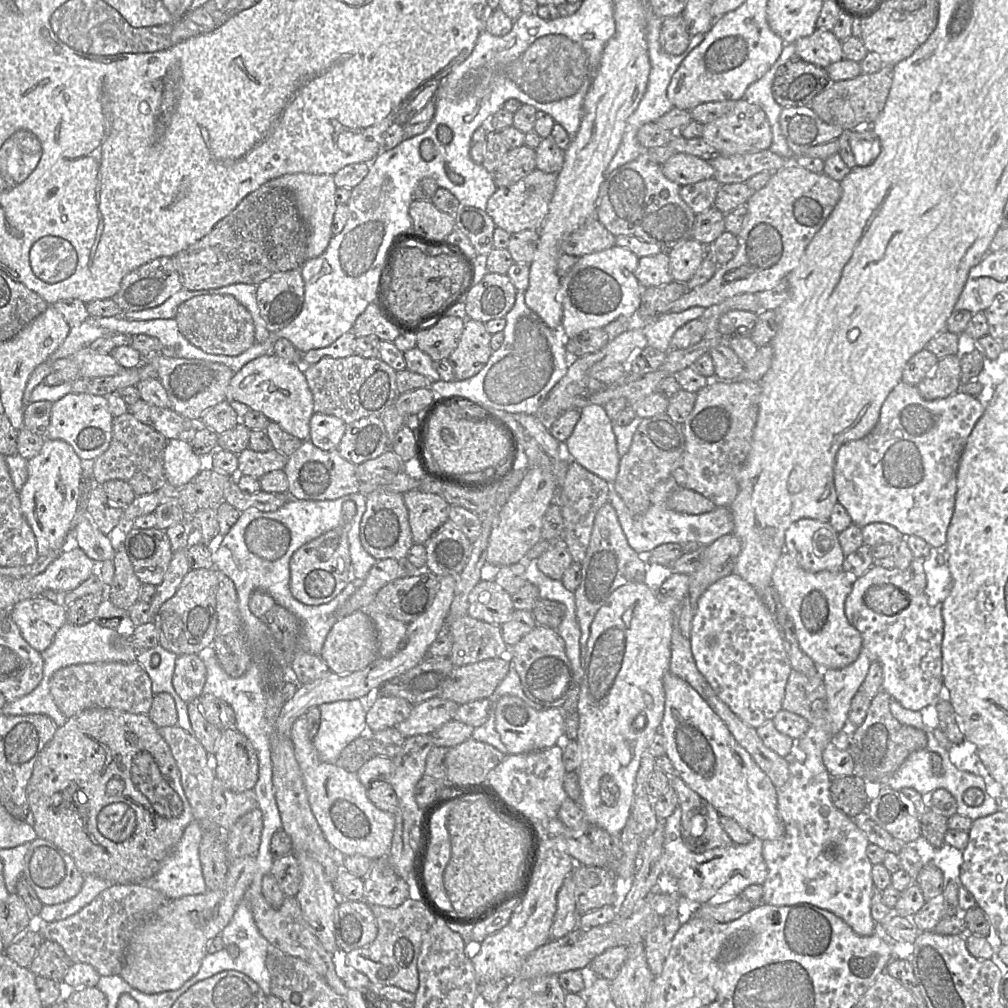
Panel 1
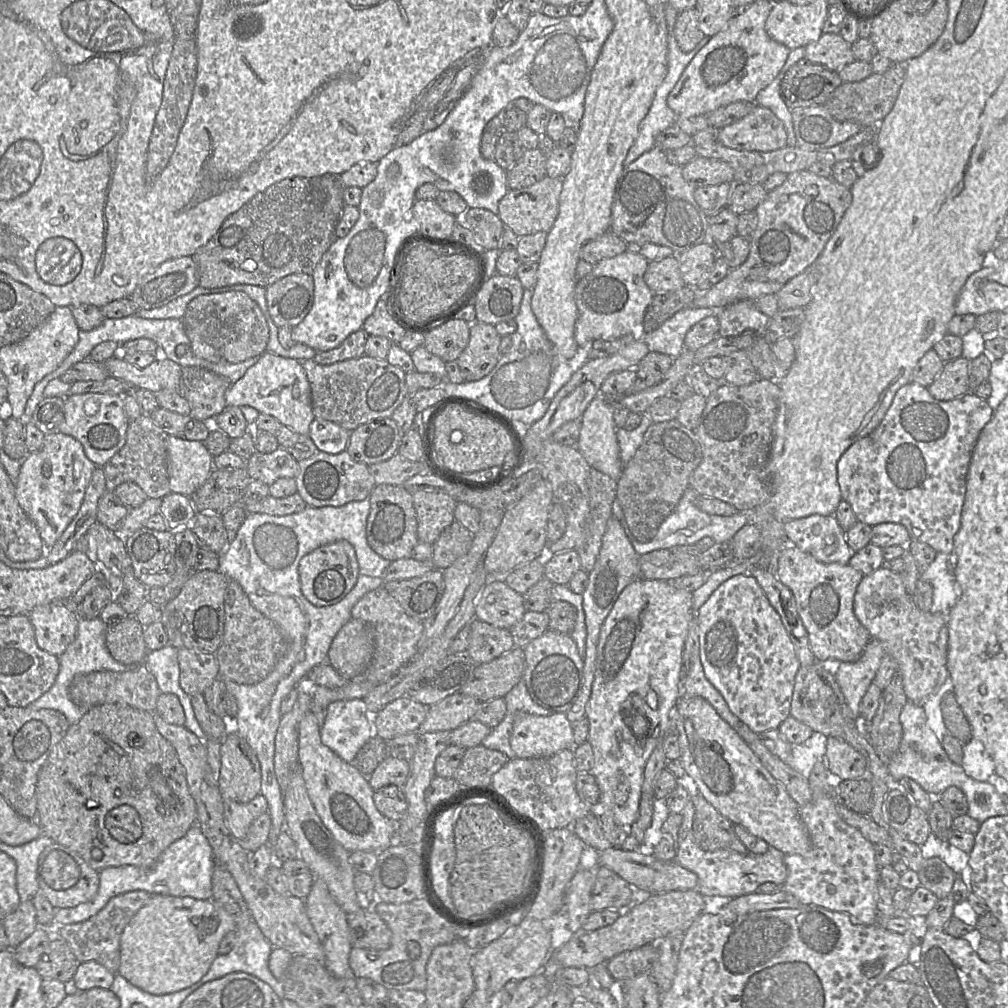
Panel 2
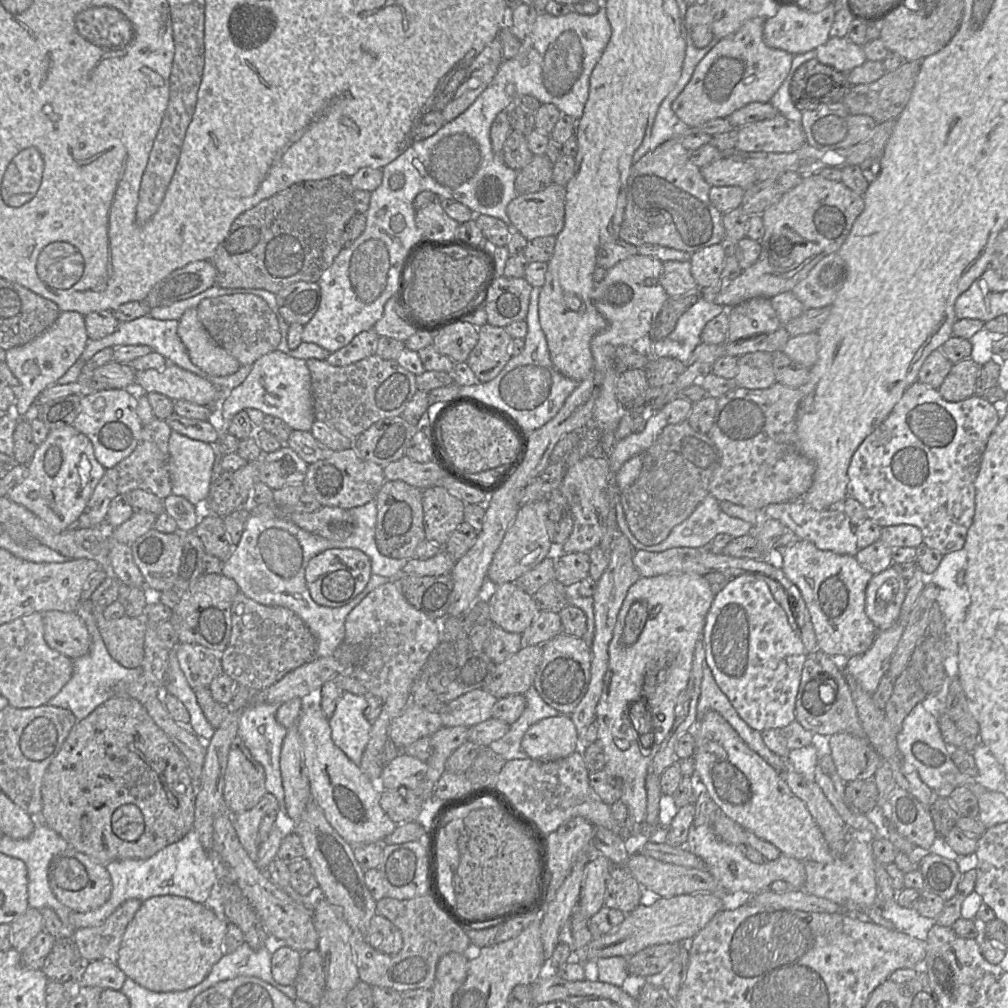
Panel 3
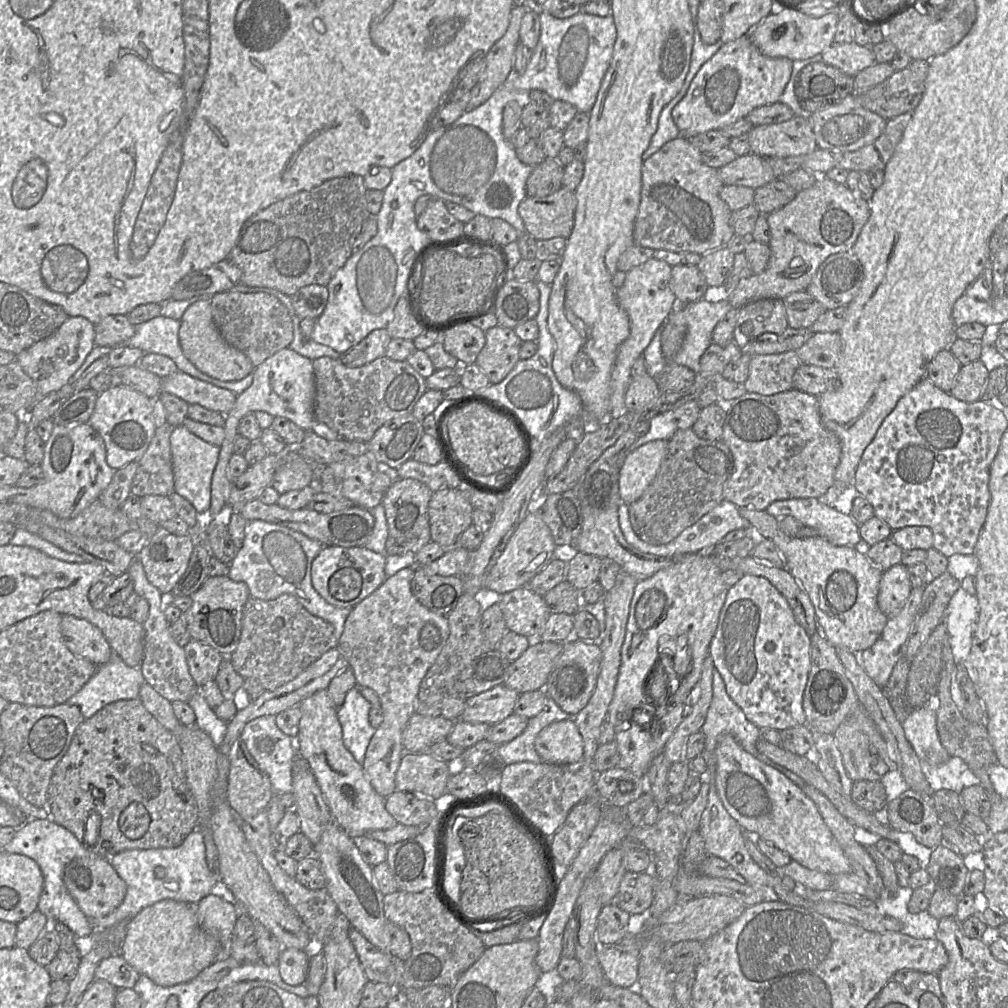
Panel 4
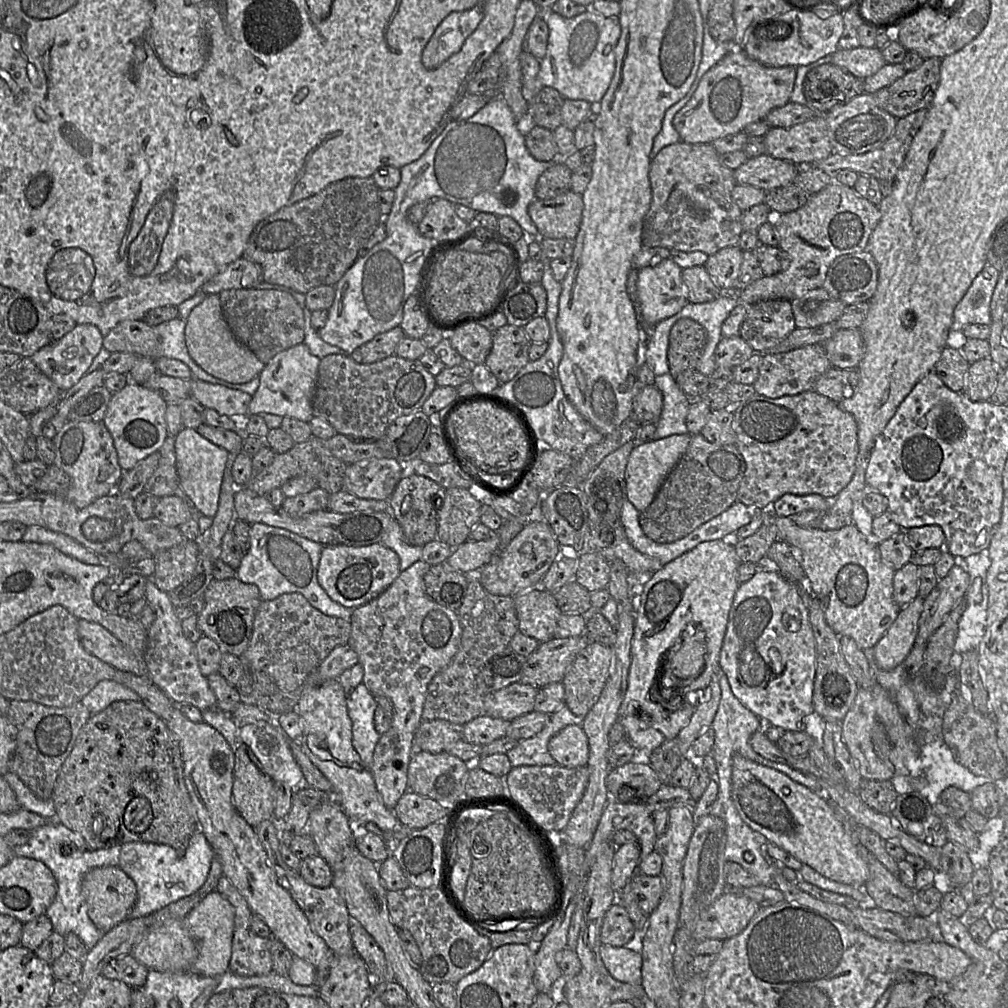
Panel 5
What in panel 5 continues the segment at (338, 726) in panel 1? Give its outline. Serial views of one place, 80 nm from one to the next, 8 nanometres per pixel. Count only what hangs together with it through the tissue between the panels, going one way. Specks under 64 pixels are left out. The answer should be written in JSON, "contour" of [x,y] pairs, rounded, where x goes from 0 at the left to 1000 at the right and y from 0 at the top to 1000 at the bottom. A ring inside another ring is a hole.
{"contour":[[[359,678],[347,687],[343,697],[349,716],[349,739],[361,759],[367,762],[371,743],[377,732],[371,721],[371,706],[375,699],[369,688]]]}

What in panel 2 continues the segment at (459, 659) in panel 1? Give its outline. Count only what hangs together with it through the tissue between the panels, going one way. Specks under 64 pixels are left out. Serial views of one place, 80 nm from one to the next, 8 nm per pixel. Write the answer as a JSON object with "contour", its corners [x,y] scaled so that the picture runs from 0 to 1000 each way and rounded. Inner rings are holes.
{"contour":[[[475,614],[465,617],[466,629],[462,647],[473,658],[483,658],[510,643],[505,625],[493,623]]]}

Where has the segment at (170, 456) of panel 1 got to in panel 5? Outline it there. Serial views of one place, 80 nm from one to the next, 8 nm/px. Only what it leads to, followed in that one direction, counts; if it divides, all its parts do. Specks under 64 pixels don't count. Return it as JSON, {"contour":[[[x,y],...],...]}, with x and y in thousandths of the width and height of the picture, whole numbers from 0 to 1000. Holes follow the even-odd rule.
{"contour":[[[188,424],[181,425],[175,432],[173,444],[179,483],[199,510],[212,513],[216,506],[218,484],[228,449]]]}

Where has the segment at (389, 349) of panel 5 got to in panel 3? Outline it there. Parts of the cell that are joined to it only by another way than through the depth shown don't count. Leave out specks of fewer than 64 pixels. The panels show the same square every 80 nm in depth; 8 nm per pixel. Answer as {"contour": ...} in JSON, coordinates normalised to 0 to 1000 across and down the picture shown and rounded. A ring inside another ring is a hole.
{"contour":[[[371,326],[359,328],[346,341],[328,349],[322,357],[330,363],[343,363],[356,358],[372,351],[376,334]]]}

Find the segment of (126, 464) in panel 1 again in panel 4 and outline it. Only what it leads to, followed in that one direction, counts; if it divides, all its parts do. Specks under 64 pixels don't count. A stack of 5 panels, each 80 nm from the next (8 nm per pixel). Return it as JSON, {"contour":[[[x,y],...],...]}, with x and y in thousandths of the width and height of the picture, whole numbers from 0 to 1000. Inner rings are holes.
{"contour":[[[167,420],[155,424],[153,434],[144,449],[134,457],[137,464],[130,483],[136,492],[160,491],[174,488],[169,434],[174,423]]]}

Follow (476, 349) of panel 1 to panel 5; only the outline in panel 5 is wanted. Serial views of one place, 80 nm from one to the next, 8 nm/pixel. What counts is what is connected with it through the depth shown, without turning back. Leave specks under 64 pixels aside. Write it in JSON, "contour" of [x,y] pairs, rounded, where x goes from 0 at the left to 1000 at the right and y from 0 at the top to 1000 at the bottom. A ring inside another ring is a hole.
{"contour":[[[501,322],[488,330],[489,342],[480,362],[497,380],[508,377],[525,359],[527,338],[518,324]]]}

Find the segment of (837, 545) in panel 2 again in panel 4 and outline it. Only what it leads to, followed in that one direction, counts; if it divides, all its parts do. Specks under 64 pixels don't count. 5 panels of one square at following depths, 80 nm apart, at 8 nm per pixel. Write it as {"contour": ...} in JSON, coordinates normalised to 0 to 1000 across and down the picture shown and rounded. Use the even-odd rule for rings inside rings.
{"contour":[[[812,494],[771,496],[759,506],[770,514],[788,513],[799,522],[808,524],[813,532],[826,541],[855,544],[853,521],[843,511],[832,508]]]}

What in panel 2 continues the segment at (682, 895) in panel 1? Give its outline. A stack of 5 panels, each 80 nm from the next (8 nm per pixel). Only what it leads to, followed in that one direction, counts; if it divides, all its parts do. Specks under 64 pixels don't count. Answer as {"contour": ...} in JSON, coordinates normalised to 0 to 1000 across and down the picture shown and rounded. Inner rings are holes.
{"contour":[[[683,795],[680,802],[675,806],[678,815],[673,828],[673,842],[668,852],[677,860],[687,864],[692,870],[690,883],[699,891],[718,889],[731,891],[749,886],[752,880],[758,876],[775,878],[781,871],[781,861],[778,856],[778,846],[768,840],[763,840],[758,847],[734,847],[726,843],[713,842],[698,844],[689,835],[687,826],[688,813],[688,801]]]}

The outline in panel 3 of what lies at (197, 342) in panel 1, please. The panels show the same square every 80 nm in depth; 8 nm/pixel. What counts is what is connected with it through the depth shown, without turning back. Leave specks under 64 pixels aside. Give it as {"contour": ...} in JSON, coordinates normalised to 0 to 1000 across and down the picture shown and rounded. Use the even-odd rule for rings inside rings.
{"contour":[[[233,291],[200,298],[194,305],[196,315],[213,340],[239,362],[251,362],[258,354],[275,346],[279,339],[277,313],[259,295]]]}

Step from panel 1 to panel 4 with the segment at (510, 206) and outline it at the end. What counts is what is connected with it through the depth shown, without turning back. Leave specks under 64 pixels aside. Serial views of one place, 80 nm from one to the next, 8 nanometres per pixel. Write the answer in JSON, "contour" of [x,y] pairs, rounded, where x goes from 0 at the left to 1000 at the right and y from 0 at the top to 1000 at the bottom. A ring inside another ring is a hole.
{"contour":[[[562,186],[541,195],[523,194],[514,204],[514,211],[523,230],[531,238],[563,237],[569,225],[572,197]]]}

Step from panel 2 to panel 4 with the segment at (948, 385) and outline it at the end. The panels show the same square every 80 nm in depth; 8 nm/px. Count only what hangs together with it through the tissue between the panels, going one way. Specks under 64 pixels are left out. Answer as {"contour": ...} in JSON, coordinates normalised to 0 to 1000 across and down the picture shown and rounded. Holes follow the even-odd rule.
{"contour":[[[972,357],[956,361],[941,390],[957,399],[970,398],[975,394],[980,374],[981,367]]]}

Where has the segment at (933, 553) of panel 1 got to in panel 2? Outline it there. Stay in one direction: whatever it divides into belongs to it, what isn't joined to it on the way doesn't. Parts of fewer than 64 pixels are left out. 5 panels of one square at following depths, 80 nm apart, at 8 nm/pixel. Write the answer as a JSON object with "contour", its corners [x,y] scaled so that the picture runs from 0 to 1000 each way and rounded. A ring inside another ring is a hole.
{"contour":[[[930,548],[927,557],[915,565],[914,573],[926,583],[924,607],[939,610],[948,599],[953,589],[953,582],[946,568],[948,558],[947,549]]]}

